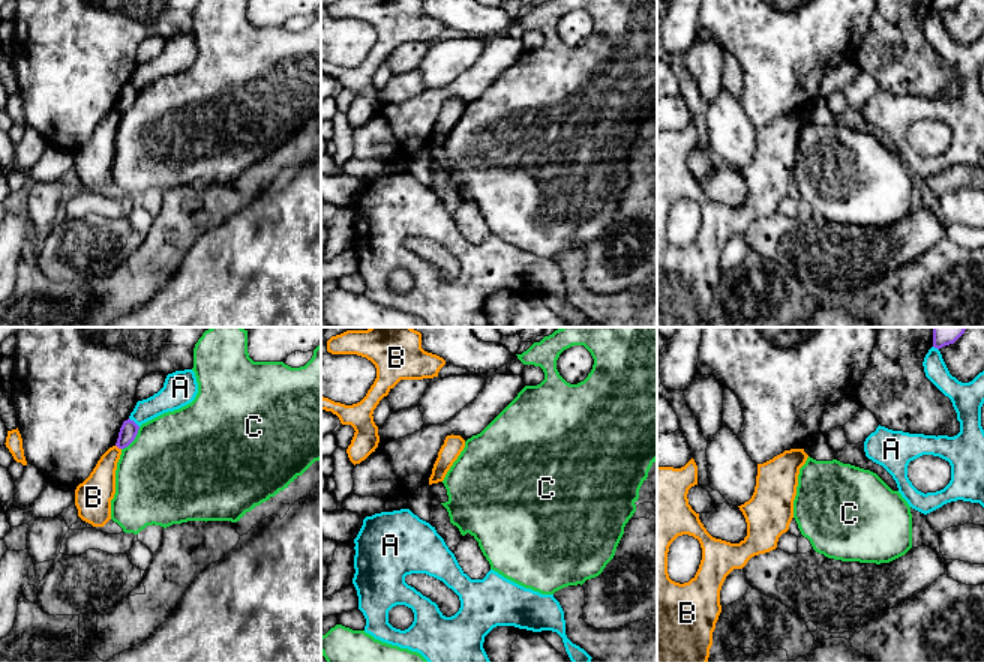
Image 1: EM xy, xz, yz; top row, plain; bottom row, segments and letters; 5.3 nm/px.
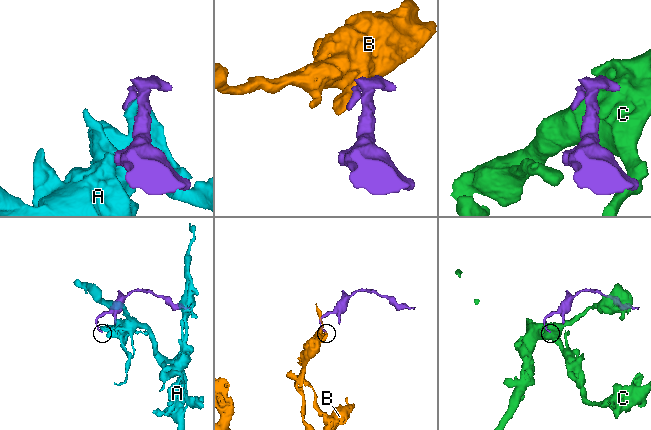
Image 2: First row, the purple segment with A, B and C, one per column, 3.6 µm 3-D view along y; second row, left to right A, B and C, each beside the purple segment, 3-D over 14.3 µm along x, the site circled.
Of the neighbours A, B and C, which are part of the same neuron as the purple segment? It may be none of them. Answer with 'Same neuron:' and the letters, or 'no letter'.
Same neuron: no letter

